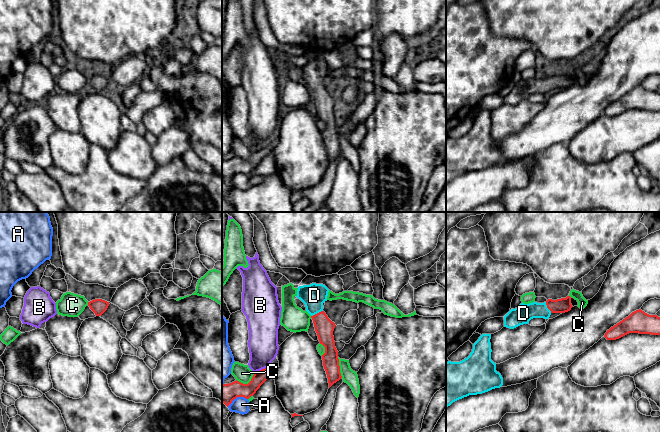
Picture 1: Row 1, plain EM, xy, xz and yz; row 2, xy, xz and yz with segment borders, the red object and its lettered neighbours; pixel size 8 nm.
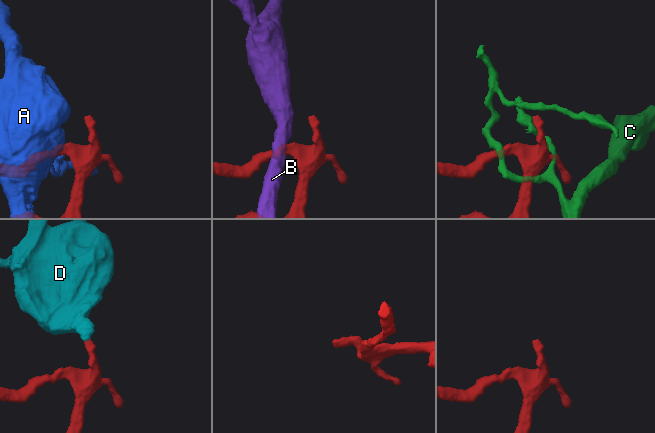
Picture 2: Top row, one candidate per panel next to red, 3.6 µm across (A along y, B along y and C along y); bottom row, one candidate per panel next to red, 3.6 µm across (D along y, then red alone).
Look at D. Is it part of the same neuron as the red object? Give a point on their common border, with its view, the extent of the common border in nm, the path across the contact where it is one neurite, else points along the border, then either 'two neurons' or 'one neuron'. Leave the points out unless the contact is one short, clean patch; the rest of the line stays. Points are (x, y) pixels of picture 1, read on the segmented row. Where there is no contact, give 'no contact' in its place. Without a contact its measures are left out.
xz (317, 313) | 110 nm | across xz (324, 327), (317, 313), (314, 307), (314, 295) | one neuron

